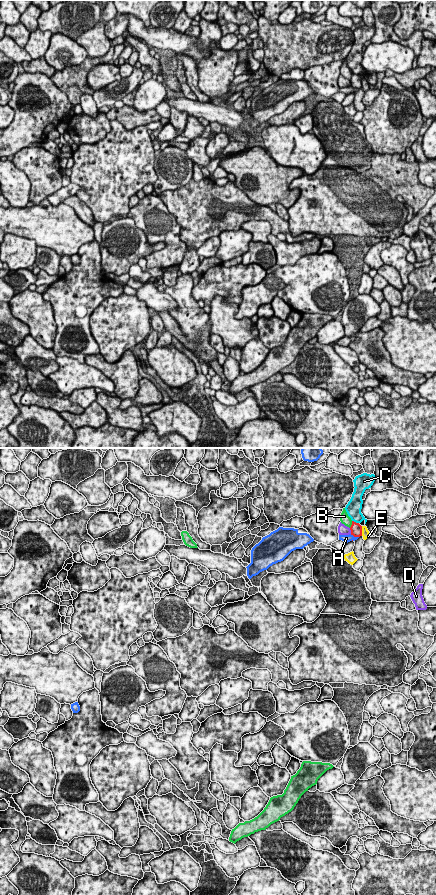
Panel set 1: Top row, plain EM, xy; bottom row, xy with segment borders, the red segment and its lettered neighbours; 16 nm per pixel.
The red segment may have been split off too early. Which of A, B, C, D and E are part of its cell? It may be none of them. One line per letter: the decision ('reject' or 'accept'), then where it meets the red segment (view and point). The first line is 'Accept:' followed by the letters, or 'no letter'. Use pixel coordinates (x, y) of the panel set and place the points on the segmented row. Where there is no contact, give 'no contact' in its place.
Accept: no letter
A: reject; contact xy (354, 536)
B: reject; contact xy (352, 524)
C: reject; contact xy (355, 522)
D: reject; contact xy (351, 531)
E: reject; contact xy (361, 531)

